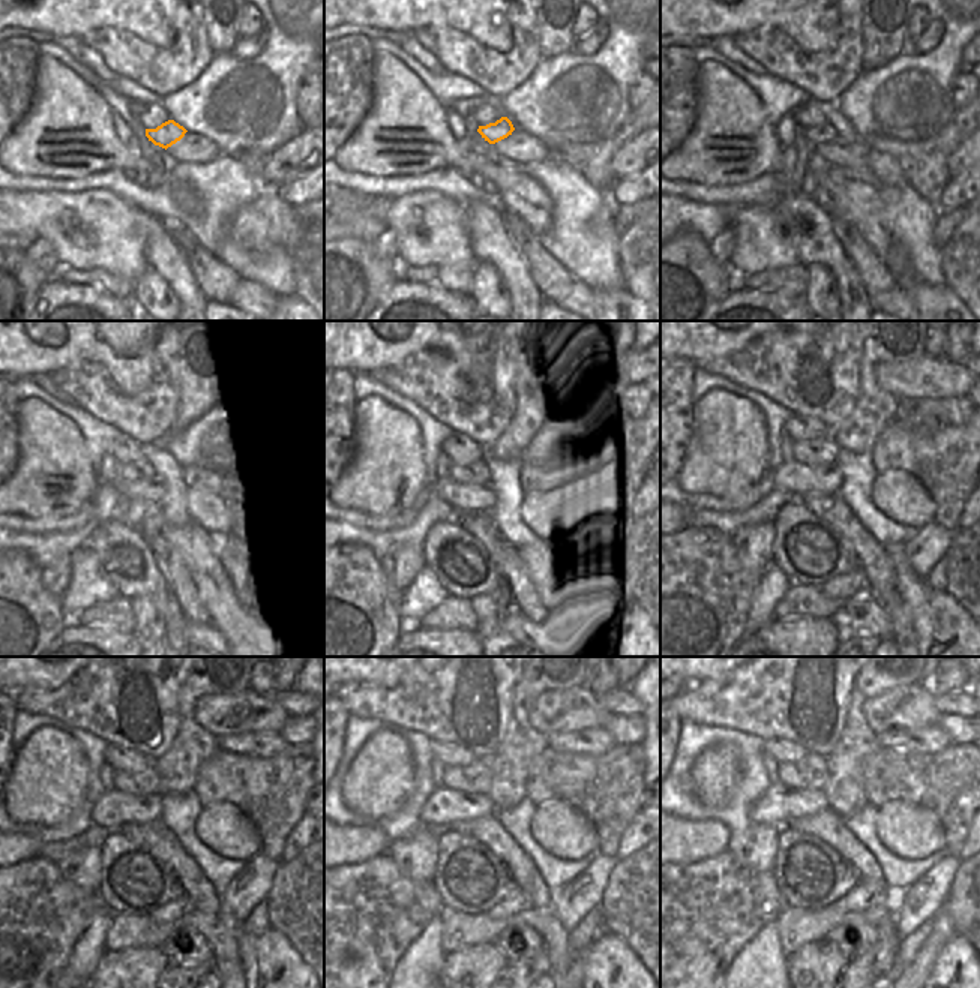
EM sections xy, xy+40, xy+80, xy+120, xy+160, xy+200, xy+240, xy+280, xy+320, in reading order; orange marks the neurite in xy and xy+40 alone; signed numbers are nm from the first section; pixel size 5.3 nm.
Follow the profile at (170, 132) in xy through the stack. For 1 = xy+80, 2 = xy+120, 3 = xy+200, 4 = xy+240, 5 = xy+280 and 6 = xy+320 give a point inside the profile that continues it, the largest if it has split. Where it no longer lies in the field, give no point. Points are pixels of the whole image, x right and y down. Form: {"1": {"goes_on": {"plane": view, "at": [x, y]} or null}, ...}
{"1": {"goes_on": {"plane": "xy+80", "at": [812, 134]}}, "2": {"goes_on": {"plane": "xy+120", "at": [141, 470]}}, "3": {"goes_on": {"plane": "xy+200", "at": [823, 450]}}, "4": {"goes_on": {"plane": "xy+240", "at": [146, 781]}}, "5": {"goes_on": {"plane": "xy+280", "at": [474, 778]}}, "6": {"goes_on": {"plane": "xy+320", "at": [809, 772]}}}

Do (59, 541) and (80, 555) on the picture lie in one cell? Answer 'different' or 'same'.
different

